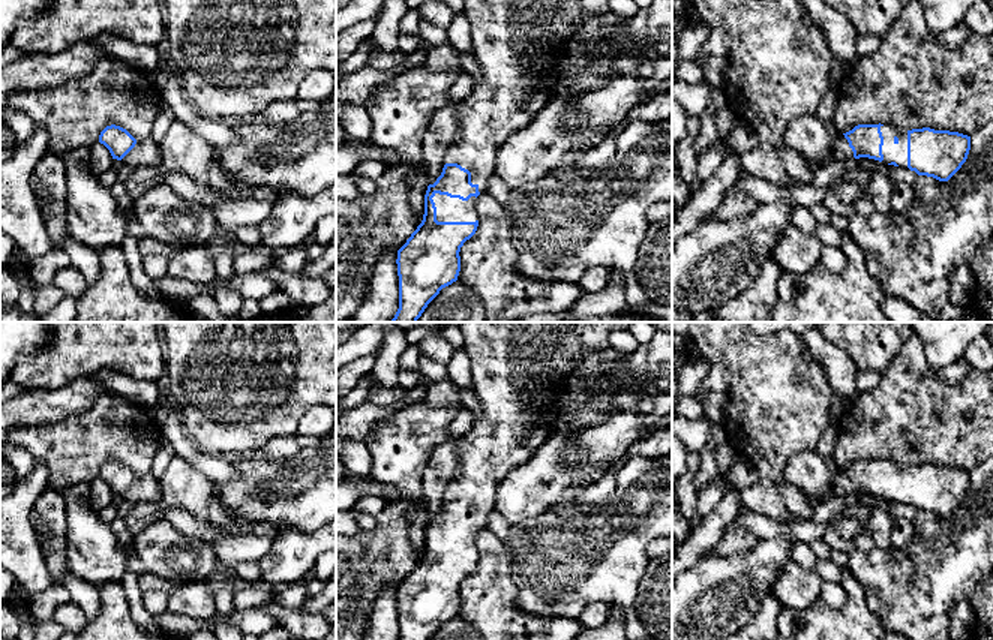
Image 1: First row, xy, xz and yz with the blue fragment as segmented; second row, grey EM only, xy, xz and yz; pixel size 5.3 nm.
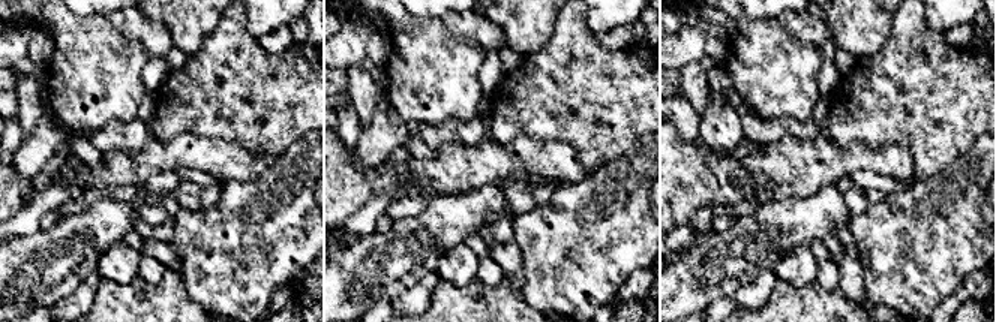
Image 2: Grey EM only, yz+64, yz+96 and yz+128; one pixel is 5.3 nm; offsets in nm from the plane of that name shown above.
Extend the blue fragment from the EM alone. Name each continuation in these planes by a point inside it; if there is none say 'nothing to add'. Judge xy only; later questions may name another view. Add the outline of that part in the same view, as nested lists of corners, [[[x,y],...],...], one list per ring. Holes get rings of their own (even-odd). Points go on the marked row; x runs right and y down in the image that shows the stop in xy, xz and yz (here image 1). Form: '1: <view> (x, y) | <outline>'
1: xy (146, 153) | [[[148,136],[140,139],[135,147],[122,159],[130,168],[158,166],[162,160],[159,145]]]

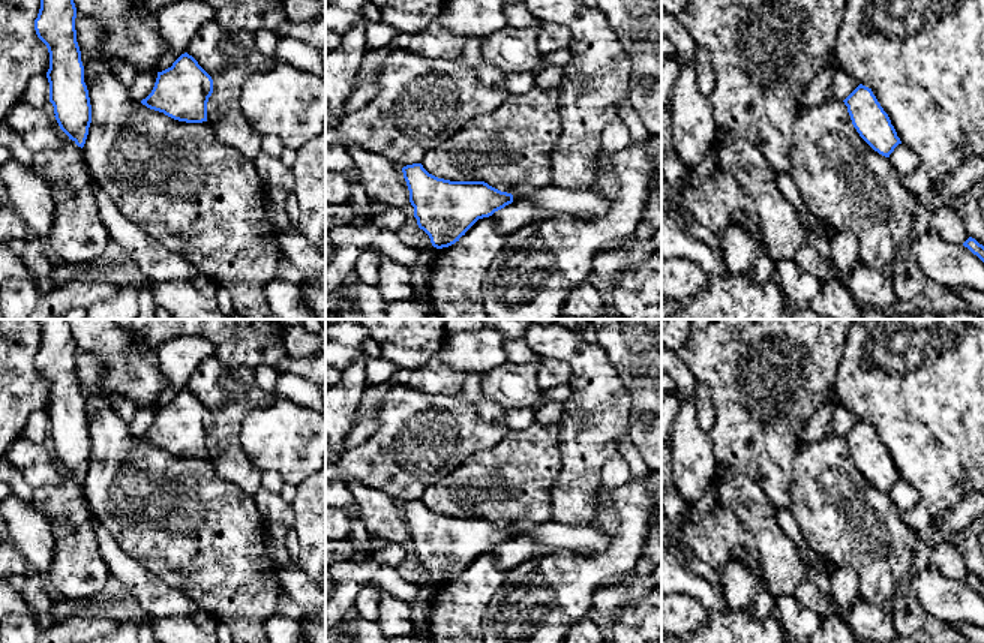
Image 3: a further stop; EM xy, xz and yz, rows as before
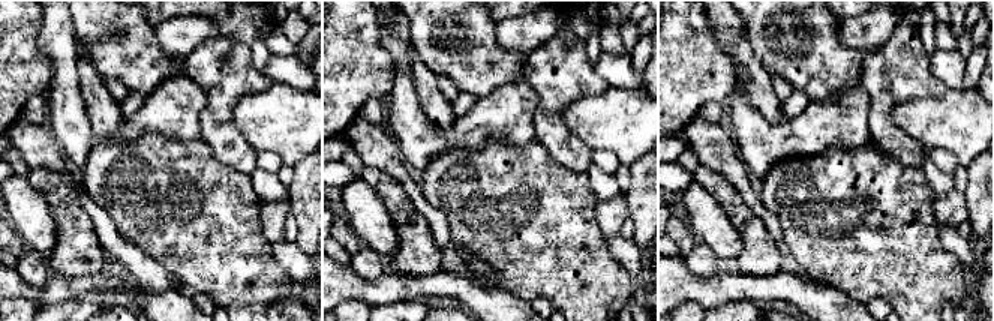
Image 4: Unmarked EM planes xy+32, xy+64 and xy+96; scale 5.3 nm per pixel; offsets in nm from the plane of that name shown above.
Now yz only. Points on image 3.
nothing to add

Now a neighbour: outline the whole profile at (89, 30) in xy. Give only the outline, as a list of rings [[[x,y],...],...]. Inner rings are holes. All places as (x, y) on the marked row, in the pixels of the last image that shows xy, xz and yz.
[[[76,13],[75,18],[76,42],[81,51],[82,66],[100,64],[108,72],[114,63],[120,63],[120,57],[112,57],[104,48],[104,25],[96,18],[88,18]]]

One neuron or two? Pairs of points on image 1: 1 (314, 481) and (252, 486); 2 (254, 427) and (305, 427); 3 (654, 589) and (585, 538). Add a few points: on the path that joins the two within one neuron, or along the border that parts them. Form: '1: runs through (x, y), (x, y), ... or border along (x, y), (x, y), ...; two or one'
1: runs through (299, 486), (267, 486); one
2: border along (320, 403), (314, 405), (299, 420), (296, 433); two
3: border along (650, 559), (635, 598), (636, 613); two

